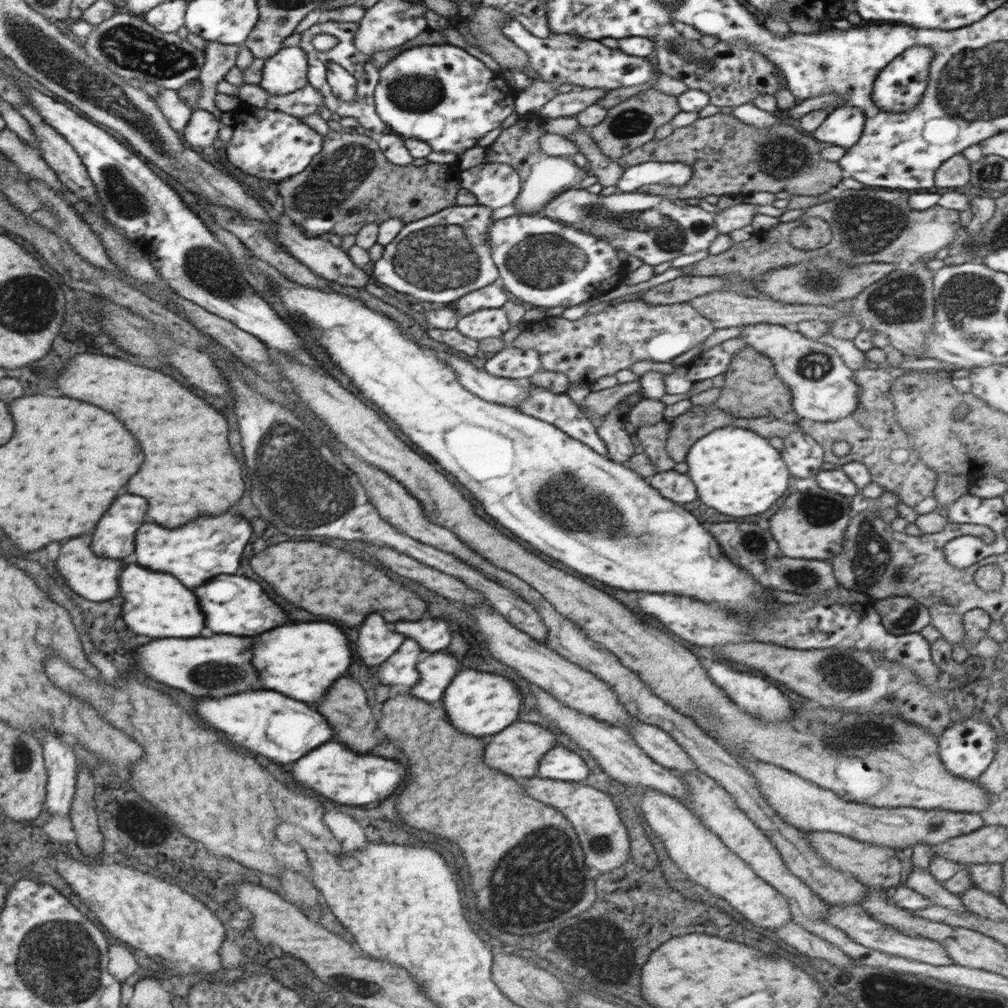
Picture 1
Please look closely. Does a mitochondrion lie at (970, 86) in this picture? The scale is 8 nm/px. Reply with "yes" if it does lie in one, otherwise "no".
yes

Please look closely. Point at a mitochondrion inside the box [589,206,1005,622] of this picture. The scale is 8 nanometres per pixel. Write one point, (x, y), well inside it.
(967, 299)

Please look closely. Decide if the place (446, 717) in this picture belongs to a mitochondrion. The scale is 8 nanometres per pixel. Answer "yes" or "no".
no

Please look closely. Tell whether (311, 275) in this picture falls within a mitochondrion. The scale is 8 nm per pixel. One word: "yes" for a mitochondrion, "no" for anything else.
no

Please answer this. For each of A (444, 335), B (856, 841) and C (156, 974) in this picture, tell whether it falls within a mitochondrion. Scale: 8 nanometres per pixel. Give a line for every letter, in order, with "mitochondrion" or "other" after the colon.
A: other
B: other
C: other

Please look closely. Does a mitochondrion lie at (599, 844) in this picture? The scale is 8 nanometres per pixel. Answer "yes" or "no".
yes

